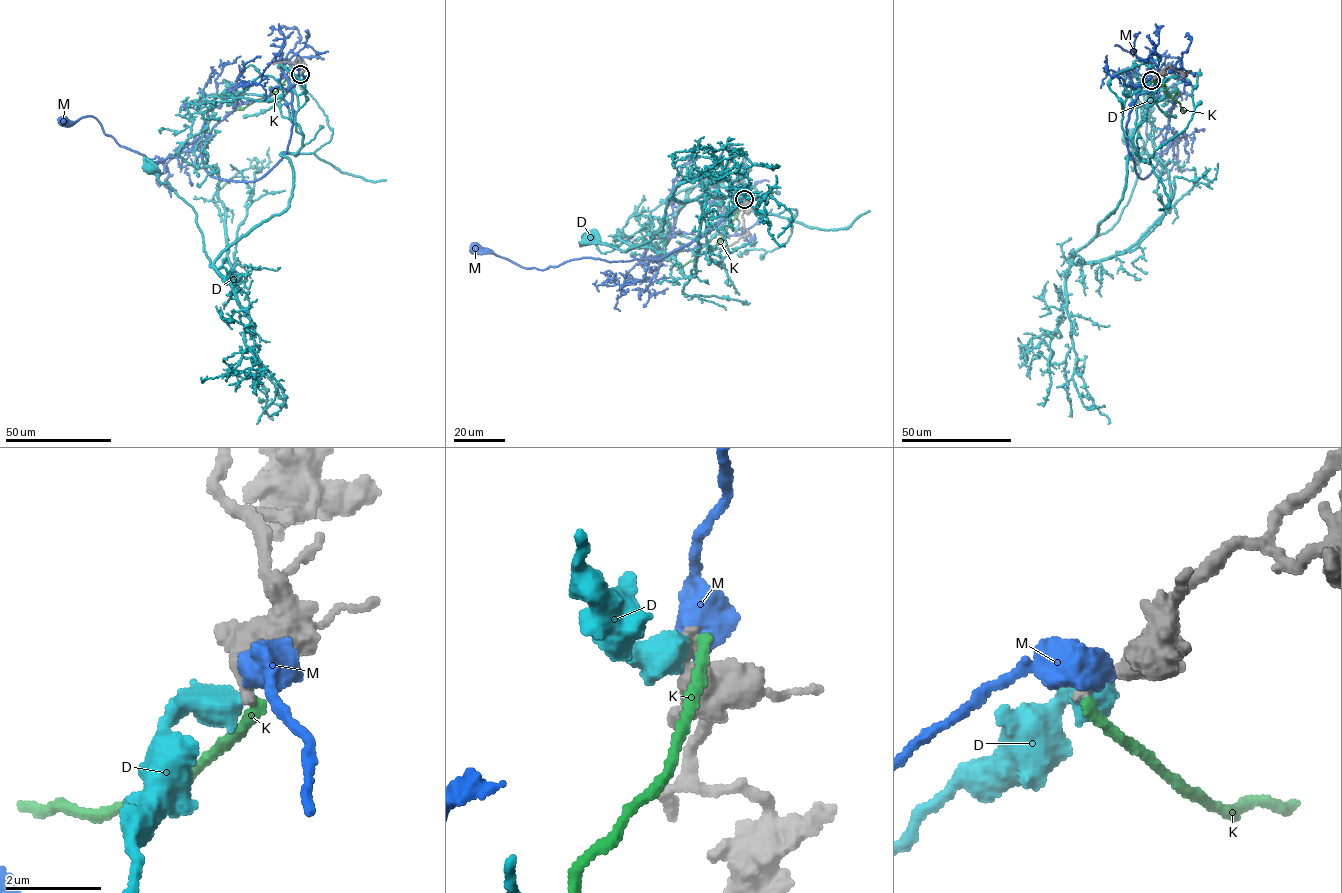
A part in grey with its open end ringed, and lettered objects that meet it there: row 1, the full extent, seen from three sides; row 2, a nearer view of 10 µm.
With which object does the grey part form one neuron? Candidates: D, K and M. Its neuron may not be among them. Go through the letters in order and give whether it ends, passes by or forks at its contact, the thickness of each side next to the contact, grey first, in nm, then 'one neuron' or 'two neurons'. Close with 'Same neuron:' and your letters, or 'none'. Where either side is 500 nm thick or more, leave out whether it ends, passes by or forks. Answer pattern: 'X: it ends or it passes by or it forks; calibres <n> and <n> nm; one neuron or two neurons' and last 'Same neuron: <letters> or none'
D: it passes by; calibres 280 and 400 nm; two neurons
K: it ends; calibres 280 and 240 nm; two neurons
M: calibres 440 and 650 nm; two neurons
Same neuron: none

